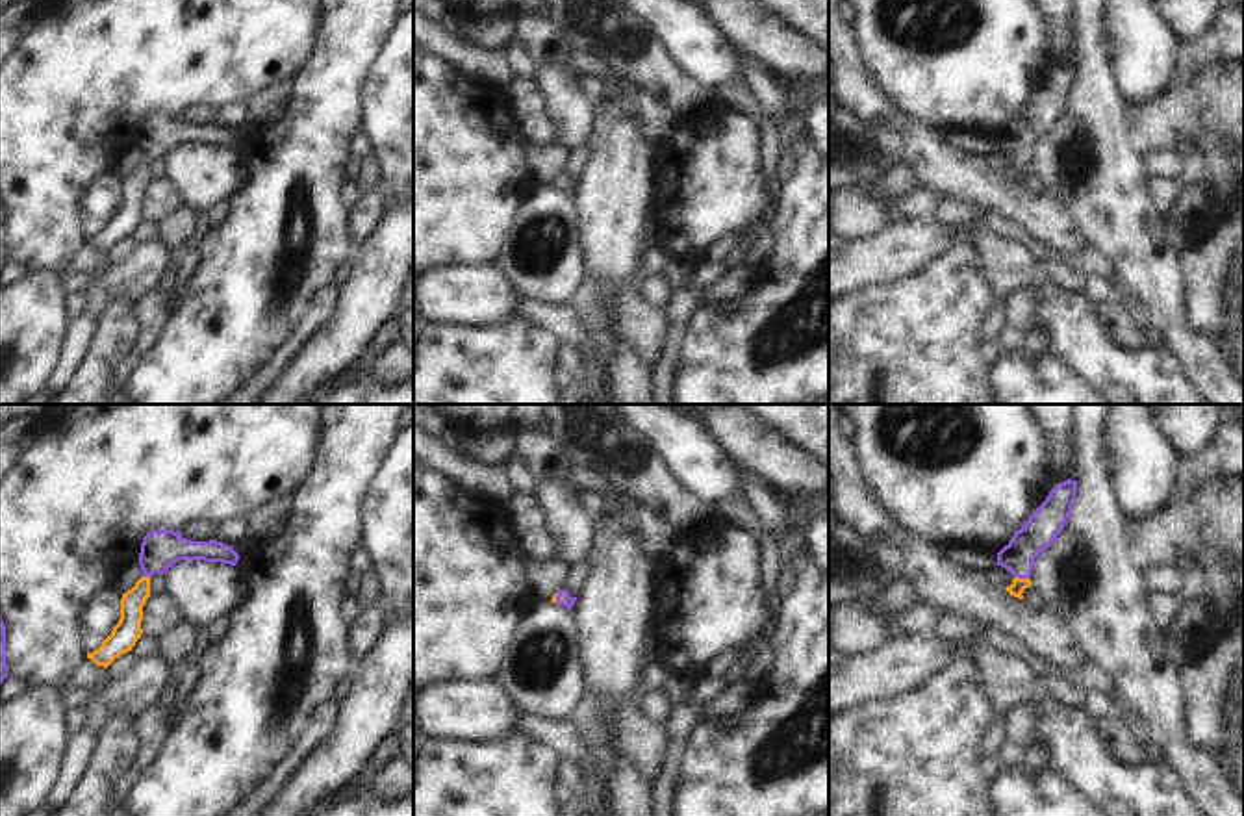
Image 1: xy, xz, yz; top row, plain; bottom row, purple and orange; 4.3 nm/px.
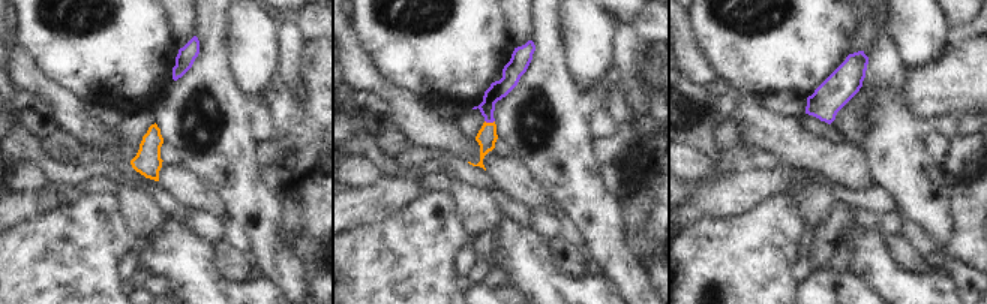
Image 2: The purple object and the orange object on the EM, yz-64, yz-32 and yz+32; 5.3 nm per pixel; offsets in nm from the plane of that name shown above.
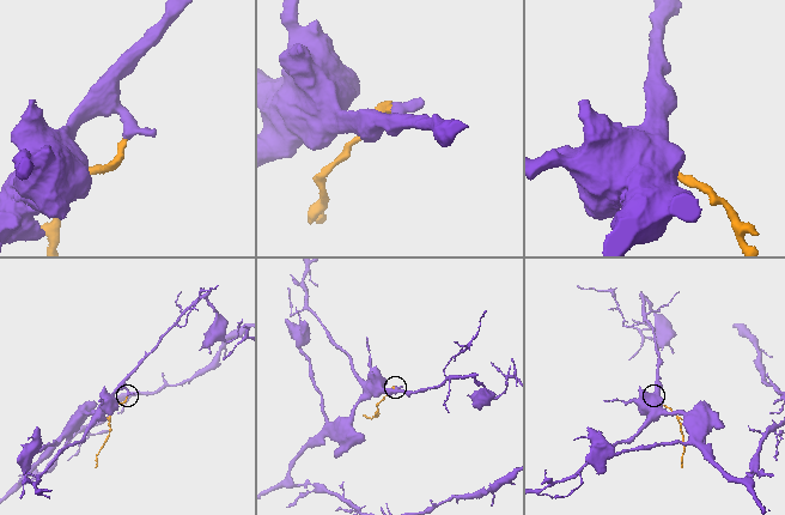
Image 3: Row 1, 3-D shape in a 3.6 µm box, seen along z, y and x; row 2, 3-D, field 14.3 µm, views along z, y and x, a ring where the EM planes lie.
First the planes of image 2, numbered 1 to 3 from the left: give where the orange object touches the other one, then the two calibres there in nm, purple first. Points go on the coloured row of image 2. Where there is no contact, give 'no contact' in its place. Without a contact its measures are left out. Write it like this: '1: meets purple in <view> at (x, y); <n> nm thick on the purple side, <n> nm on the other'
1: no contact
2: meets purple in yz-32 at (489, 122); 100 nm thick on the purple side, 110 nm on the other
3: no contact

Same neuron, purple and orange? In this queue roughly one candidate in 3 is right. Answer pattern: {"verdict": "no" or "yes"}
{"verdict": "yes"}

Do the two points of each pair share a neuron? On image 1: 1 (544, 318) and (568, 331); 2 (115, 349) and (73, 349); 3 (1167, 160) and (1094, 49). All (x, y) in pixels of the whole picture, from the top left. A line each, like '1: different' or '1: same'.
1: same
2: different
3: different

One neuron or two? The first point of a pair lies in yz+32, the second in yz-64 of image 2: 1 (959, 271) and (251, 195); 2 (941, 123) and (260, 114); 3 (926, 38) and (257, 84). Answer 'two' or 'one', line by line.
1: one
2: one
3: one

